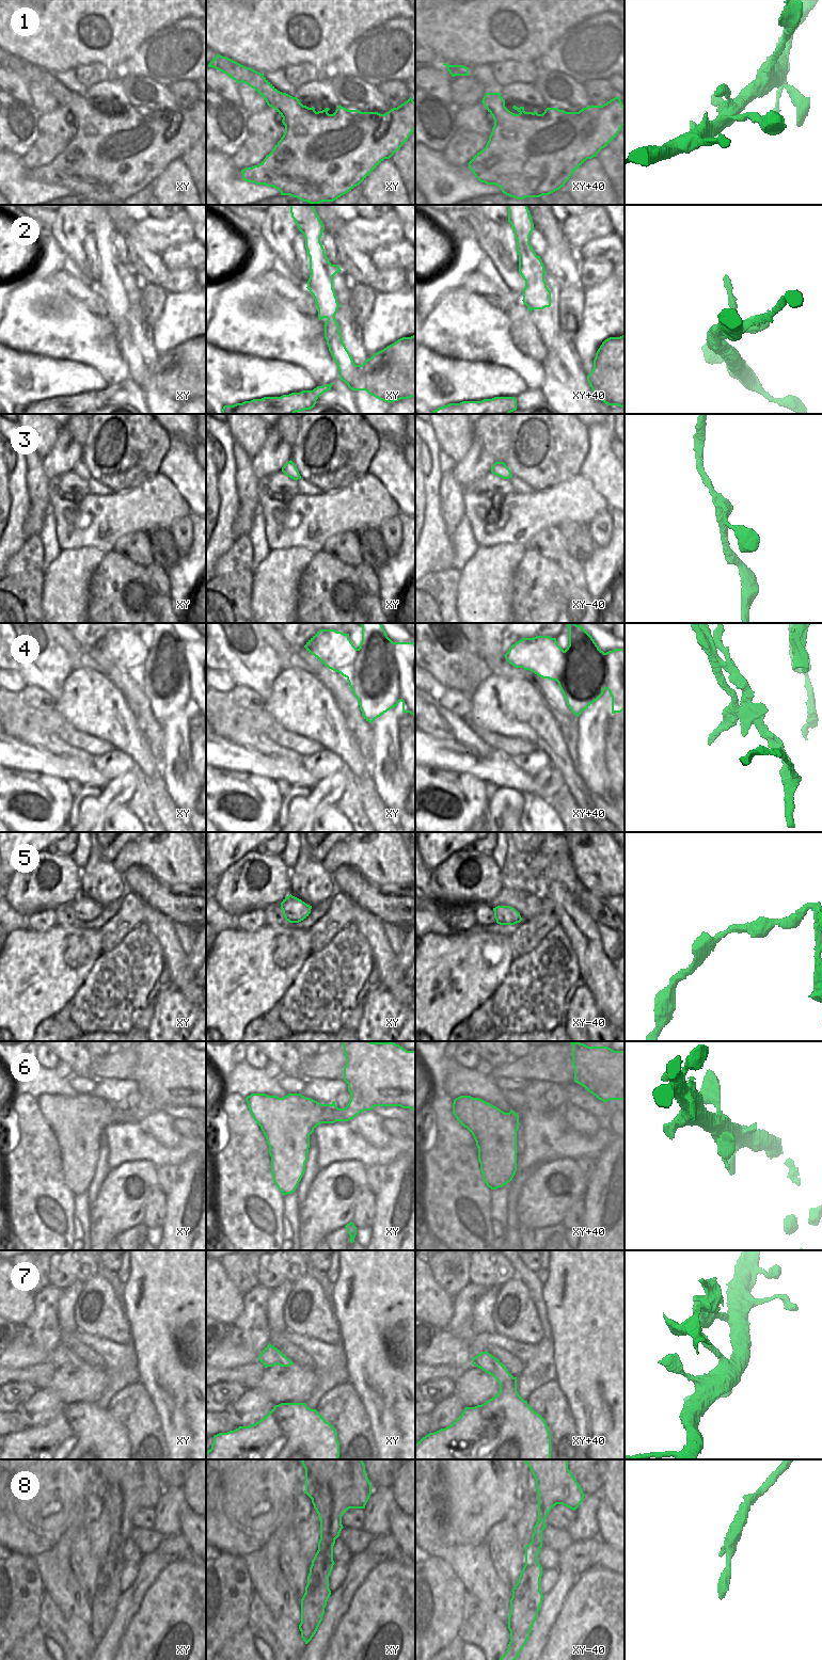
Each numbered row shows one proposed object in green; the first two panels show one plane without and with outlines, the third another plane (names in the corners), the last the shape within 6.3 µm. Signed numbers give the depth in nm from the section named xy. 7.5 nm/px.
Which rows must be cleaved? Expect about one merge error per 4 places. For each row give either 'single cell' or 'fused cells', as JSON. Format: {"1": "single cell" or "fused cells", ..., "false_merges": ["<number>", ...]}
{"1": "single cell", "2": "single cell", "3": "single cell", "4": "fused cells", "5": "single cell", "6": "single cell", "7": "fused cells", "8": "single cell", "false_merges": ["4", "7"]}

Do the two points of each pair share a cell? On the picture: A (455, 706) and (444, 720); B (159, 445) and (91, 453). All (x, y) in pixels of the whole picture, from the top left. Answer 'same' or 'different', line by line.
A: different
B: same

